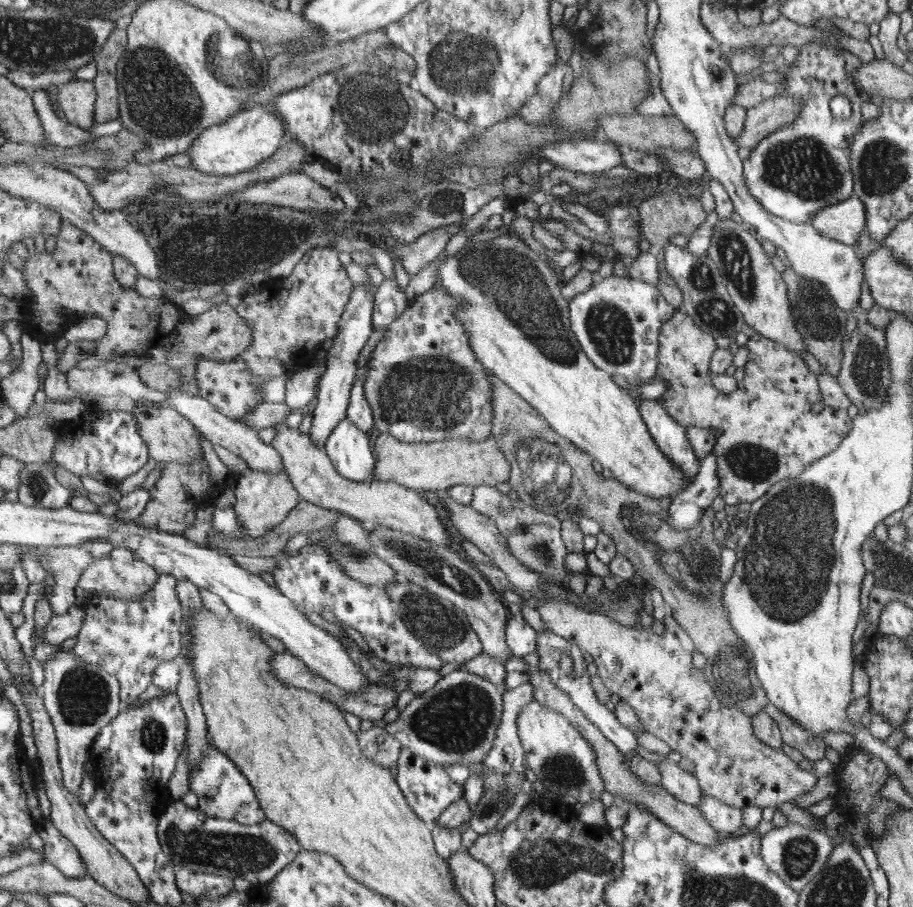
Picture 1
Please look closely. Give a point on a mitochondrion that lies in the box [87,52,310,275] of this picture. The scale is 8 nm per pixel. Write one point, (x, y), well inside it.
(161, 205)

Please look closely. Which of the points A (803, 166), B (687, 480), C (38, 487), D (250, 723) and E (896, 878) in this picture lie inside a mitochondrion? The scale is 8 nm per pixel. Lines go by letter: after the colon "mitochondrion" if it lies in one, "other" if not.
A: mitochondrion
B: other
C: mitochondrion
D: other
E: other

